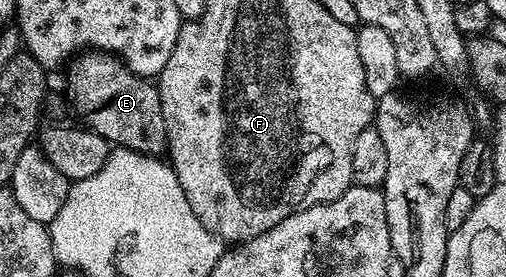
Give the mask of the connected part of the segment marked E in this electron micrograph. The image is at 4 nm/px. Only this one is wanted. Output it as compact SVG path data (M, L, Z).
M89 49L71 58L66 66L67 97L86 128L120 149L159 157L167 152L167 124L159 86L137 75L123 58L103 49Z

